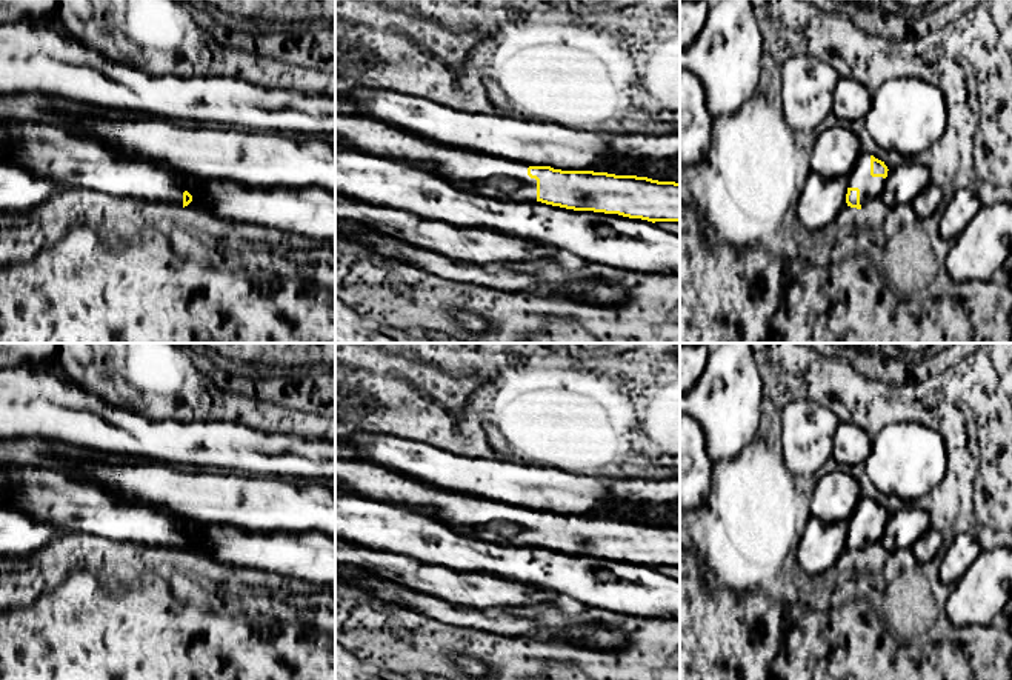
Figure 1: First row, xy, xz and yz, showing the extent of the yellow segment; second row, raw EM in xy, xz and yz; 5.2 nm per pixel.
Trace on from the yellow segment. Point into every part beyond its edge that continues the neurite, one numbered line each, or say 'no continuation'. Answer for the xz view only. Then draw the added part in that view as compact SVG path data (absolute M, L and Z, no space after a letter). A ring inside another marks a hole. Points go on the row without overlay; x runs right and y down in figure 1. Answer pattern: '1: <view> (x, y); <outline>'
1: xz (483, 519); M335 458L335 480L351 494L403 508L431 508L454 531L500 545L535 546L528 508L428 486L365 460Z

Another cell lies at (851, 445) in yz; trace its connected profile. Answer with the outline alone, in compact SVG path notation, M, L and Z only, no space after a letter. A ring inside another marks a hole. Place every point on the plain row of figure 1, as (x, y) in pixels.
M854 423L838 425L832 438L832 457L840 468L864 463L871 448L871 437Z

